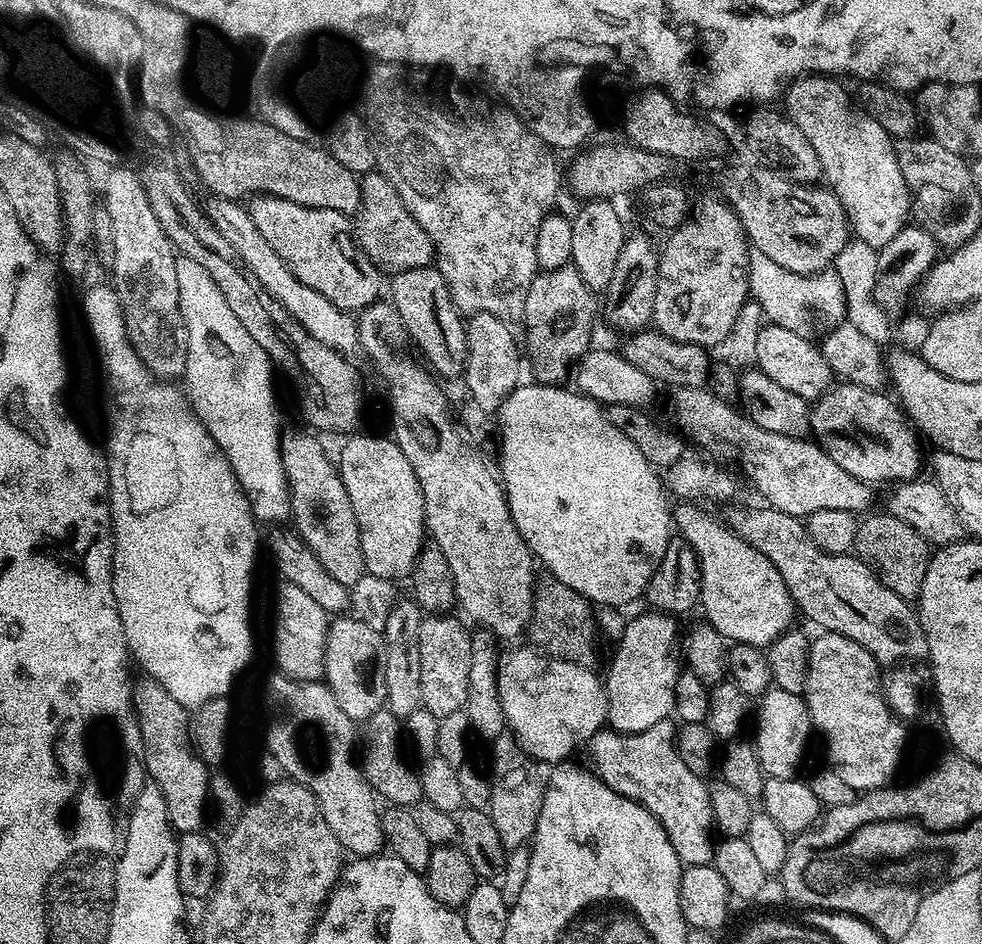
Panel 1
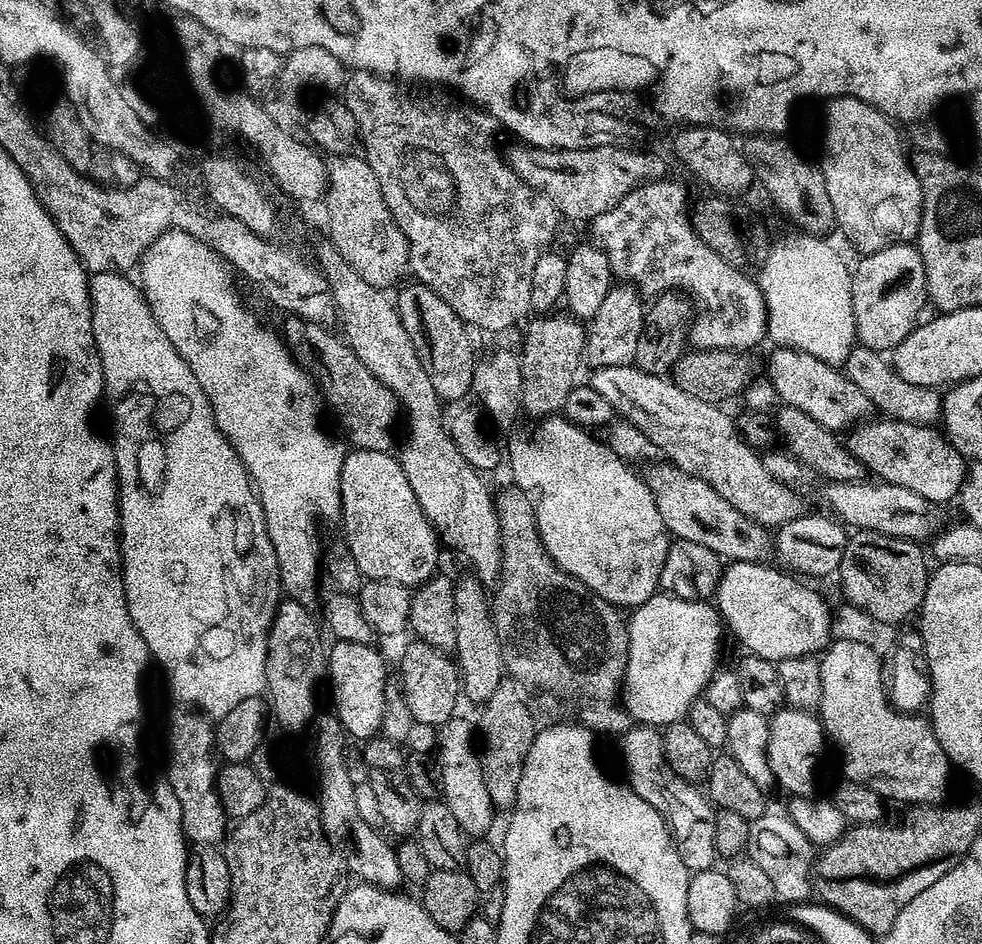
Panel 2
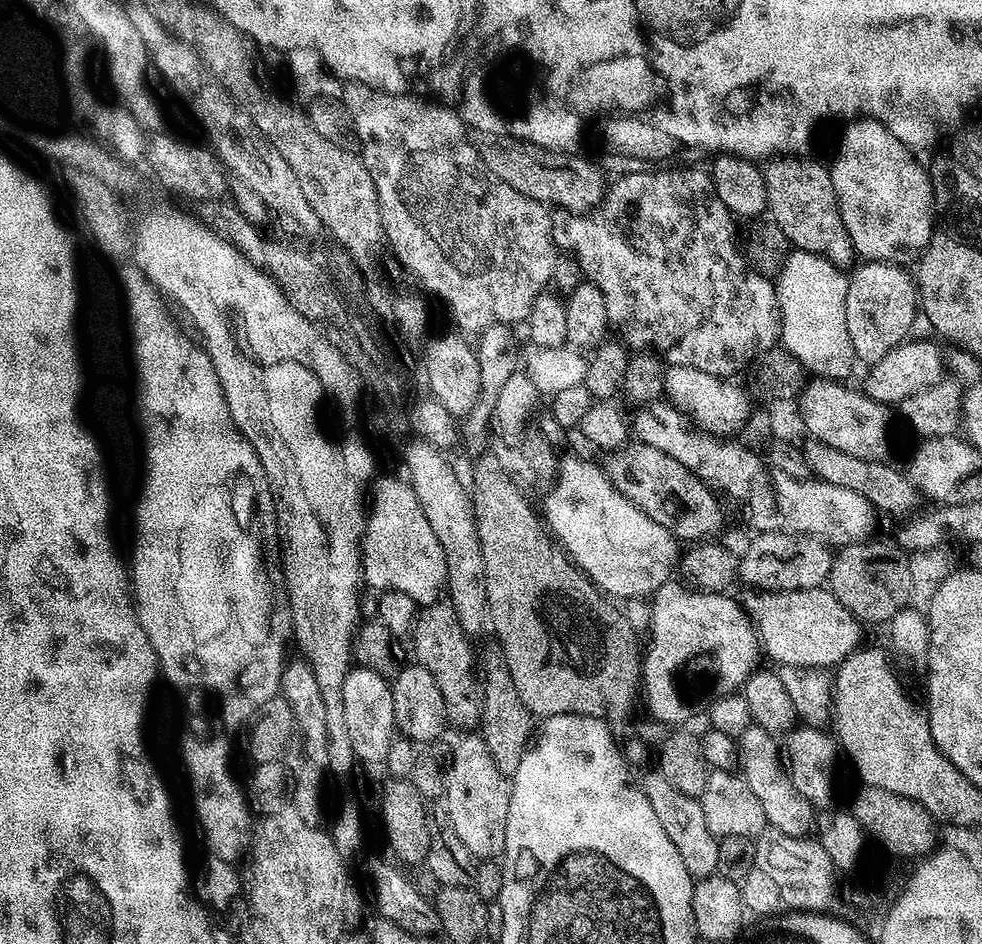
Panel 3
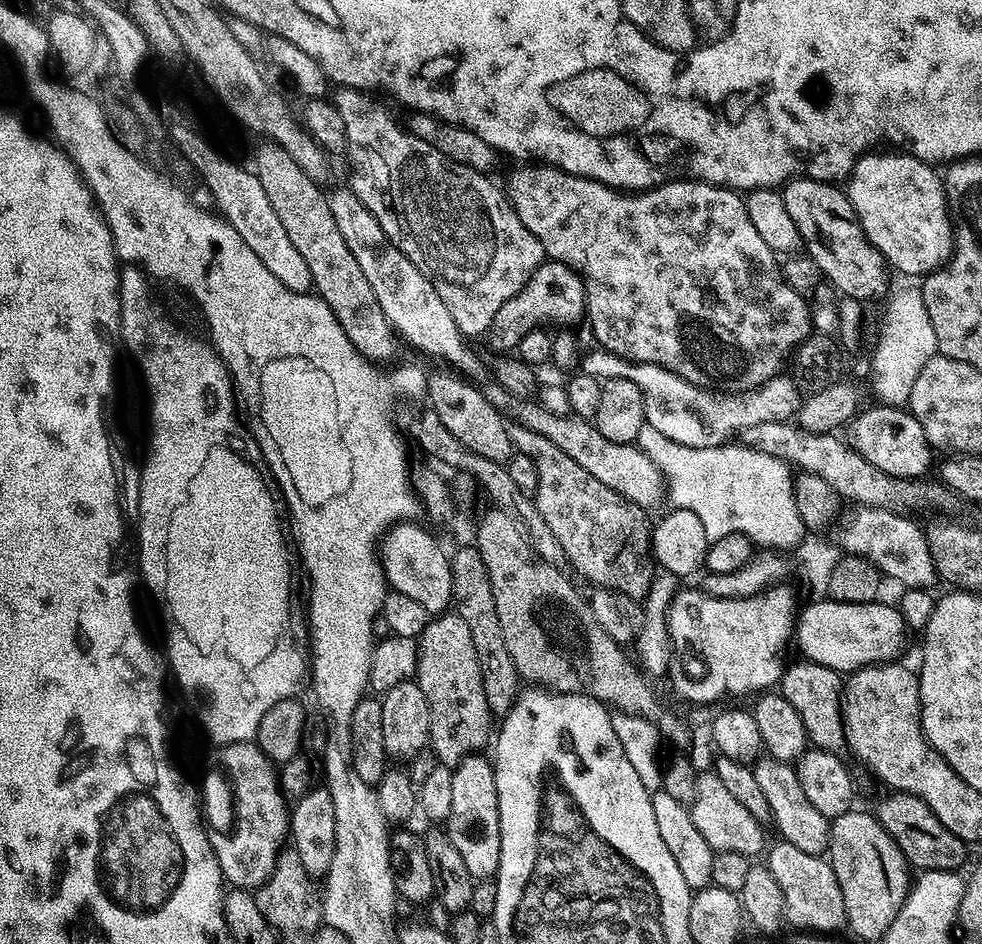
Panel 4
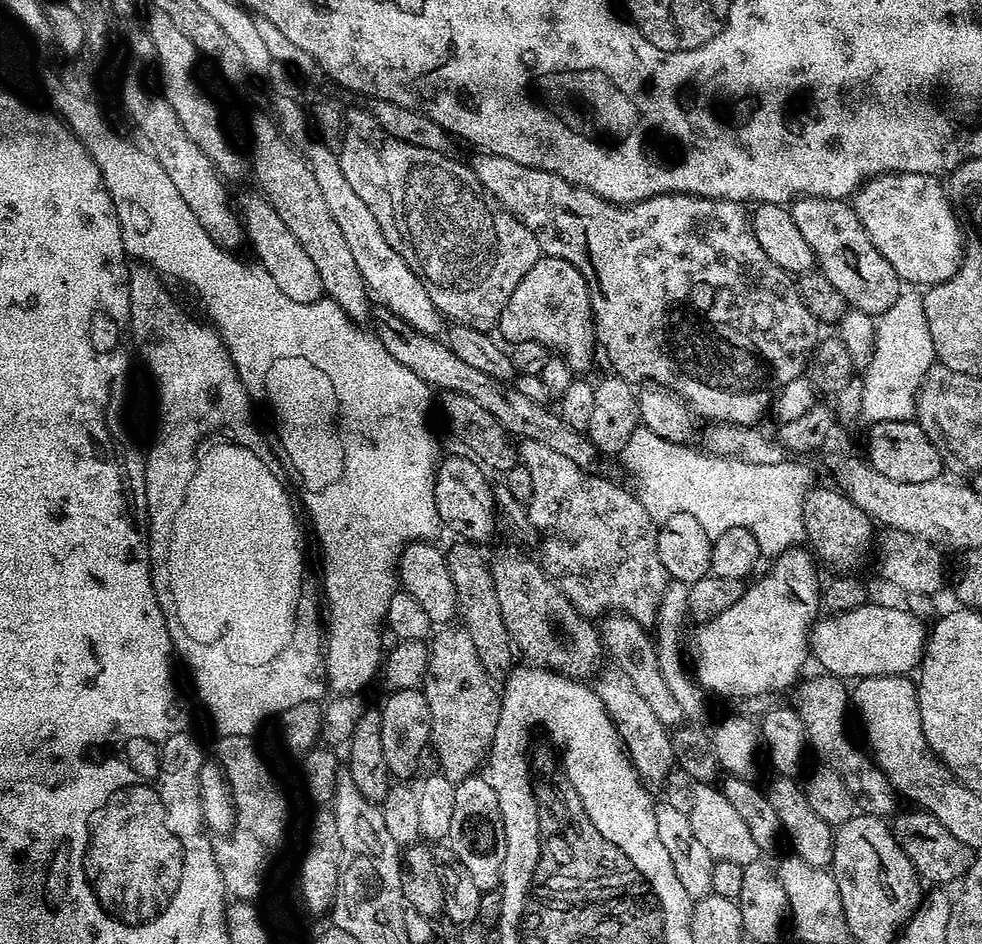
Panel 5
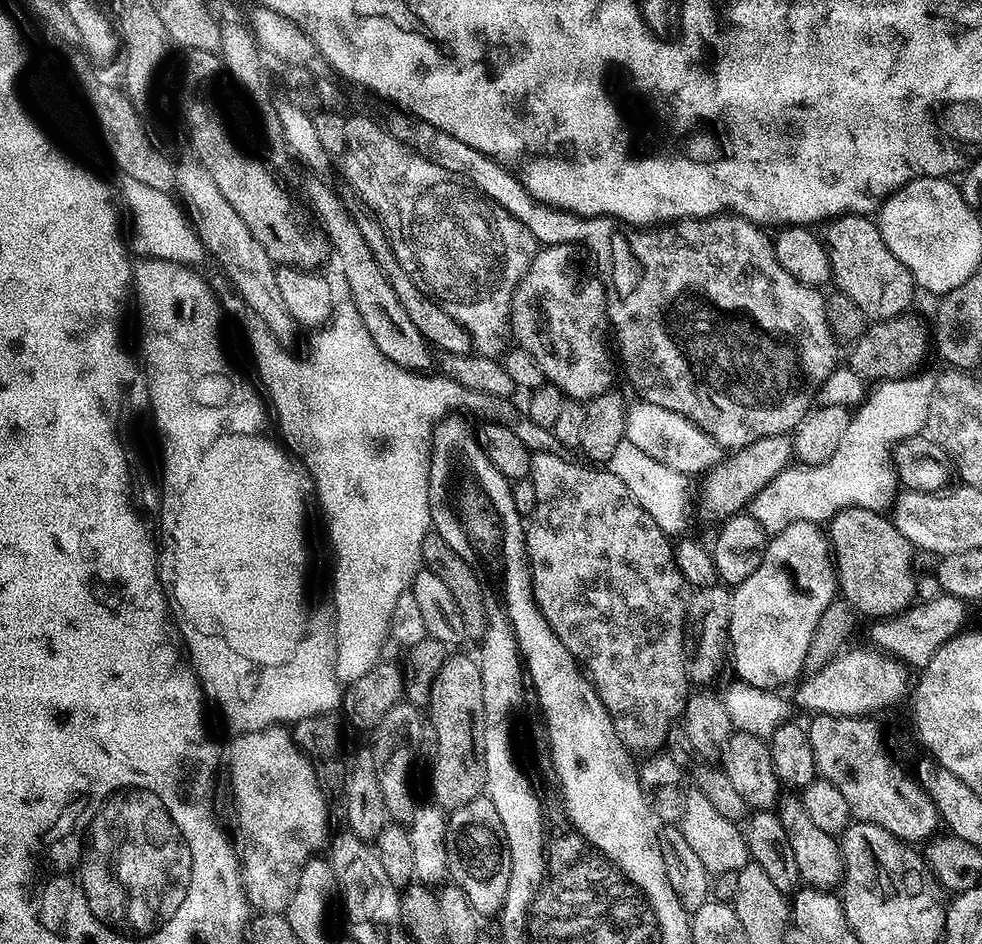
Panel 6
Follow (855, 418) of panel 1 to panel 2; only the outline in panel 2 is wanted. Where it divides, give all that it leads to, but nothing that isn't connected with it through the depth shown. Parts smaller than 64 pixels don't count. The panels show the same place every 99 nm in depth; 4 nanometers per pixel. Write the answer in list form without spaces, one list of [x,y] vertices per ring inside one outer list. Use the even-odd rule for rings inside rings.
[[[869,419],[864,422],[869,424],[861,423],[847,433],[849,436],[848,440],[846,436],[846,447],[850,455],[869,473],[873,472],[876,475],[873,477],[886,484],[906,486],[906,490],[914,490],[914,494],[918,494],[933,505],[940,504],[951,496],[953,499],[964,485],[964,453],[959,452],[941,433],[940,437],[935,432],[935,427],[911,424],[905,420],[879,419]]]

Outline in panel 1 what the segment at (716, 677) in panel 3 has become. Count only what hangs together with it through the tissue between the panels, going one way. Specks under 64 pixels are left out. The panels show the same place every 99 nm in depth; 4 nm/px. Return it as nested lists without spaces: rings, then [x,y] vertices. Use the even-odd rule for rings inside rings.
[[[659,610],[647,611],[625,626],[606,675],[607,723],[614,732],[646,730],[654,726],[654,722],[669,719],[676,707],[676,678],[682,664],[676,661],[676,624],[672,621],[675,619]]]

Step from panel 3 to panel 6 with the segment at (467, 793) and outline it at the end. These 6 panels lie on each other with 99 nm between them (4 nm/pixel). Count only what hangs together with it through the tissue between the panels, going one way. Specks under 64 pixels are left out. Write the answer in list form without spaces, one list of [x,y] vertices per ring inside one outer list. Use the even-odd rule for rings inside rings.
[[[487,794],[466,802],[461,808],[451,809],[444,844],[451,883],[464,891],[470,906],[482,918],[495,917],[504,907],[510,882],[510,850],[502,818],[498,818],[498,810],[494,810],[494,802]]]

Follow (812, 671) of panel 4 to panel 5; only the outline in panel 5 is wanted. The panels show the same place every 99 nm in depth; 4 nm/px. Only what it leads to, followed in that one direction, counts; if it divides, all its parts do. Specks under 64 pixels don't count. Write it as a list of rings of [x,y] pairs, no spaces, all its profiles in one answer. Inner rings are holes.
[[[831,674],[819,675],[813,680],[806,681],[805,679],[799,685],[801,688],[798,711],[802,718],[802,726],[808,735],[811,751],[816,751],[821,765],[832,768],[840,775],[842,782],[846,782],[846,790],[852,795],[853,801],[859,807],[861,804],[864,807],[861,809],[867,815],[881,818],[891,817],[898,808],[896,805],[898,793],[888,781],[887,774],[876,765],[875,759],[863,747],[860,749],[848,733],[850,692],[844,689],[845,681]]]

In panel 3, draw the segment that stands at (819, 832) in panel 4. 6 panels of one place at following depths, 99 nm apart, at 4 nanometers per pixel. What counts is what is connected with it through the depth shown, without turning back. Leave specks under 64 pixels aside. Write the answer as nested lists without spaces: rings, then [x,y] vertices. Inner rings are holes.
[[[749,726],[738,737],[740,750],[740,767],[746,786],[754,790],[762,810],[766,813],[769,825],[784,834],[791,836],[808,836],[811,828],[817,823],[818,816],[810,802],[798,794],[794,782],[790,778],[785,761],[782,759],[782,748],[777,737],[765,728]]]

